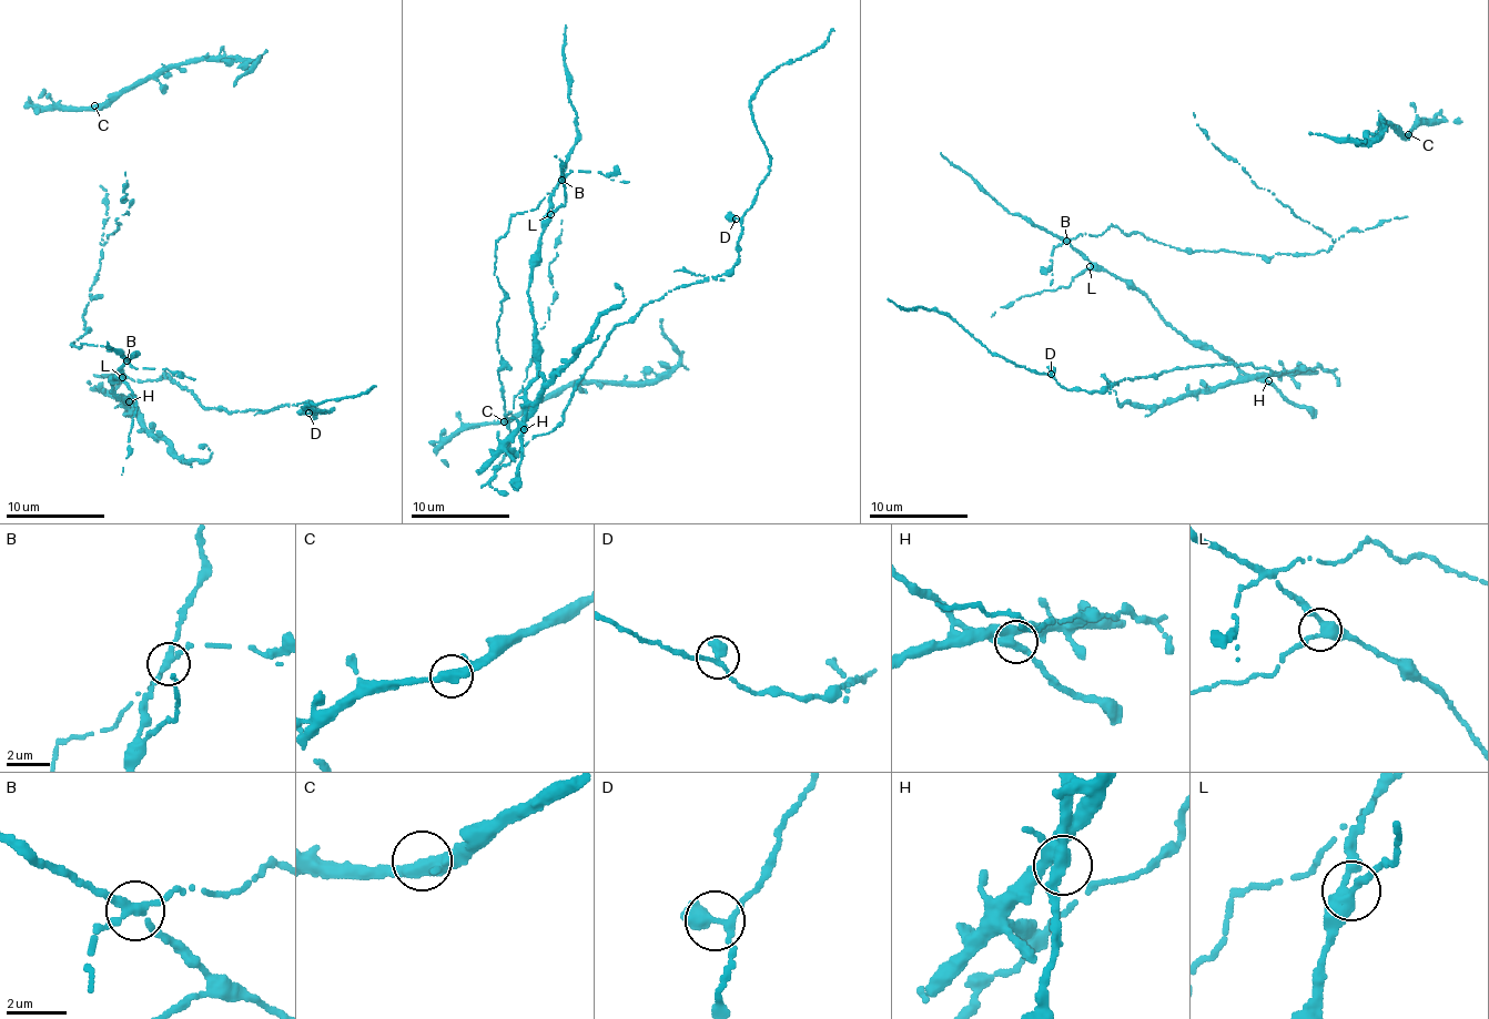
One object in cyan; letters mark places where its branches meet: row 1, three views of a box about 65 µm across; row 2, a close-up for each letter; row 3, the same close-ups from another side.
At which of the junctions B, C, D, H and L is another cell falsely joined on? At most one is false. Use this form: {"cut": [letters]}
{"cut": ["B"]}

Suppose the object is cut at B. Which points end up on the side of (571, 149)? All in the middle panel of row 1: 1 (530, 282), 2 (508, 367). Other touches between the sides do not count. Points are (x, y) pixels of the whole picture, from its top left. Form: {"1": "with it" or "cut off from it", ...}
{"1": "with it", "2": "cut off from it"}

